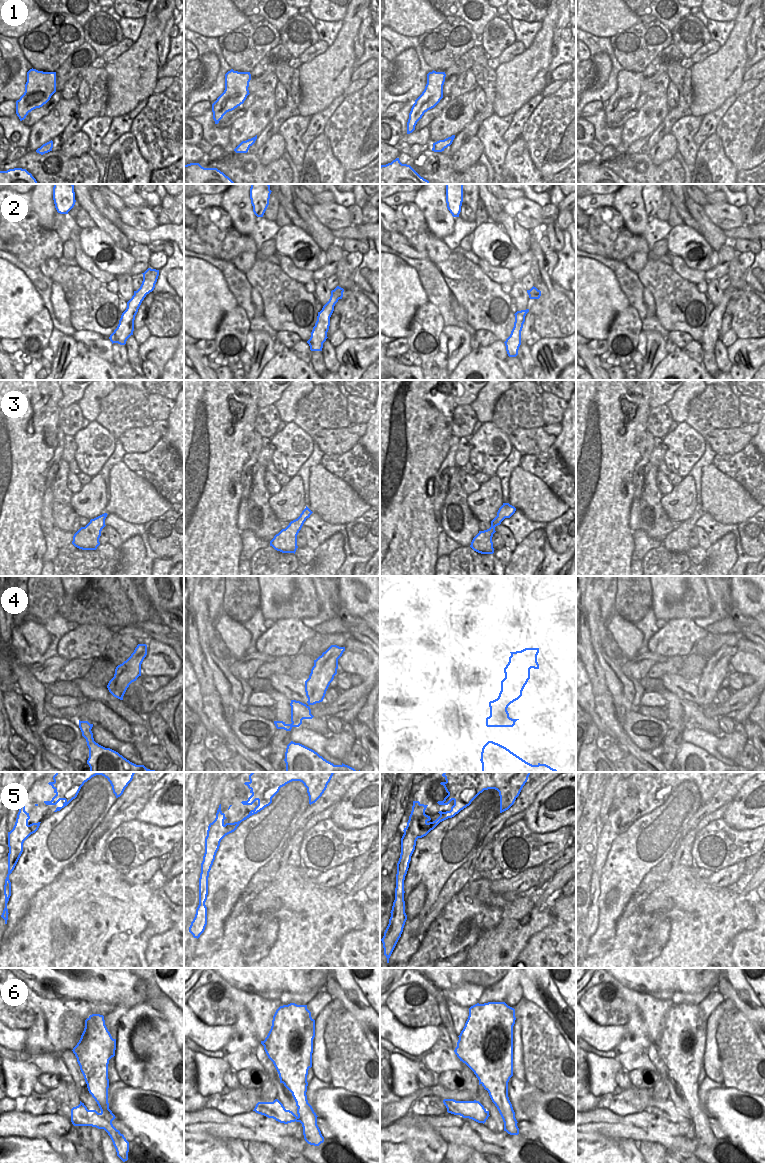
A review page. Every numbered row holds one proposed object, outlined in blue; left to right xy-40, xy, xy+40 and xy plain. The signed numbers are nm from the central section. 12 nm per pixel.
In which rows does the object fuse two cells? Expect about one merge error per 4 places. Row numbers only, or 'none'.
2, 4, 5, 6

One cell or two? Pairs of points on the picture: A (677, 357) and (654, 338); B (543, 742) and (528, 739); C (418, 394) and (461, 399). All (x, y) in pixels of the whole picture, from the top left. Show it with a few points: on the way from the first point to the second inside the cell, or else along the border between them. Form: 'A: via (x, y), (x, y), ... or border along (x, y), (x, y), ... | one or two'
A: border along (667, 353), (653, 369) | two
B: via (539, 742), (532, 742) | one
C: border along (460, 390), (455, 398), (455, 405) | two

